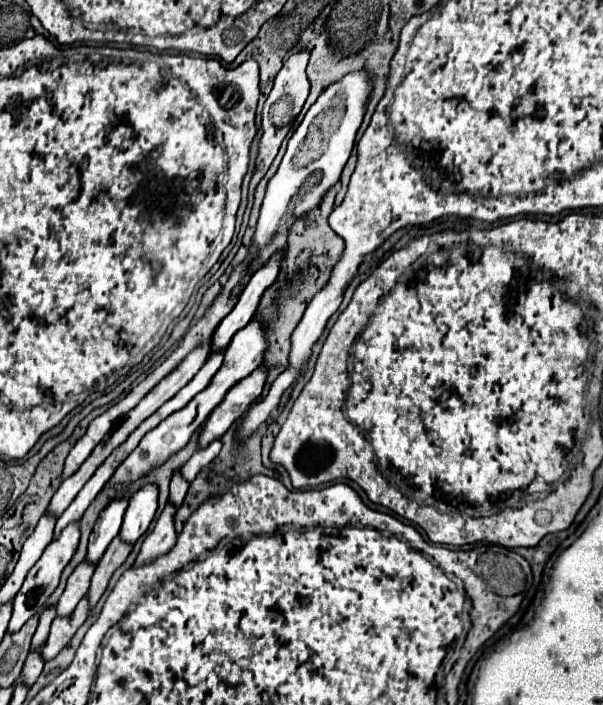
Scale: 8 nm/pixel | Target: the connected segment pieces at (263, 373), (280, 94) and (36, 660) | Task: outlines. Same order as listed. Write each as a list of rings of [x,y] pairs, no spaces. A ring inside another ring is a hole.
[[[261,363],[249,377],[241,379],[223,399],[223,403],[219,407],[215,407],[211,411],[211,415],[205,421],[205,427],[199,435],[199,447],[205,447],[205,443],[213,441],[213,439],[221,439],[221,435],[247,411],[249,403],[253,403],[267,381],[267,373],[269,373],[269,365]]]
[[[309,51],[293,53],[285,61],[285,65],[281,67],[281,71],[277,73],[277,77],[273,81],[273,89],[271,89],[267,101],[265,101],[265,107],[263,107],[263,137],[261,137],[261,147],[259,147],[259,157],[257,157],[257,171],[255,171],[253,179],[251,179],[251,185],[249,185],[249,197],[253,197],[253,191],[255,191],[257,183],[263,179],[263,175],[271,167],[271,163],[273,163],[285,135],[293,127],[295,117],[301,113],[303,103],[305,103],[305,99],[309,95],[309,79],[307,79],[307,73],[305,73],[307,61],[309,61]]]
[[[41,655],[27,657],[27,663],[23,667],[23,673],[29,675],[29,687],[35,683],[35,679],[41,675],[41,671],[43,671],[43,657]]]

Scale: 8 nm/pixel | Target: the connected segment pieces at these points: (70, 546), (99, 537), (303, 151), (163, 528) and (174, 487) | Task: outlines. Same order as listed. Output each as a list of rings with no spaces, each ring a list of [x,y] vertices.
[[[73,521],[69,523],[61,533],[59,537],[47,547],[47,551],[41,555],[41,559],[29,569],[27,577],[25,577],[25,583],[23,587],[19,589],[19,593],[15,595],[15,603],[13,603],[13,617],[9,621],[9,631],[19,631],[23,627],[23,623],[35,615],[39,609],[43,609],[45,601],[51,597],[51,593],[57,589],[59,585],[59,579],[61,579],[61,573],[65,569],[65,565],[71,561],[71,557],[75,555],[77,551],[77,545],[79,545],[79,537],[81,537],[81,531],[79,531],[79,521]]]
[[[119,497],[101,511],[101,515],[93,527],[93,533],[89,537],[87,559],[91,563],[97,563],[97,559],[101,559],[101,555],[105,553],[105,547],[111,543],[111,539],[115,535],[119,535],[125,509],[127,509],[127,497]]]
[[[361,69],[343,75],[337,83],[329,85],[319,99],[307,111],[303,123],[289,139],[285,157],[269,181],[267,195],[261,207],[255,239],[251,251],[257,251],[261,245],[261,259],[257,259],[257,269],[277,247],[287,245],[287,231],[293,221],[297,221],[309,209],[319,207],[321,197],[339,181],[341,171],[351,155],[355,135],[361,127],[365,107],[373,91],[373,73]]]
[[[167,501],[163,513],[159,515],[157,519],[157,525],[155,529],[147,535],[147,539],[143,541],[143,547],[141,547],[141,553],[137,557],[137,565],[149,561],[149,559],[155,559],[157,555],[163,555],[165,551],[169,551],[169,547],[173,547],[175,539],[177,539],[177,533],[175,533],[175,523],[173,523],[173,517],[175,517],[175,511],[177,507]]]
[[[177,469],[171,477],[171,493],[169,493],[169,499],[173,499],[173,503],[177,503],[177,507],[183,503],[185,499],[185,493],[189,489],[189,481],[183,479],[181,475],[181,469]]]

